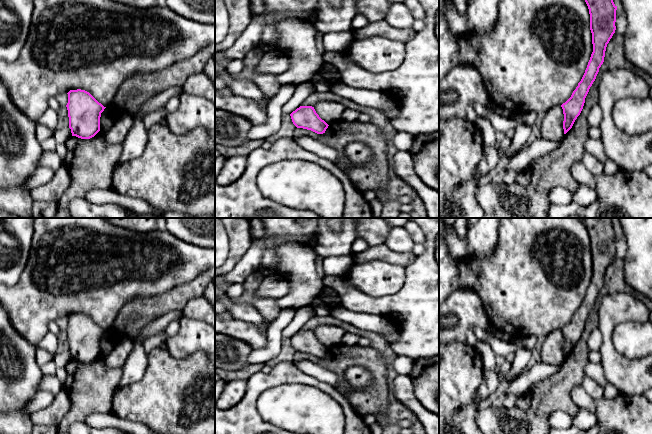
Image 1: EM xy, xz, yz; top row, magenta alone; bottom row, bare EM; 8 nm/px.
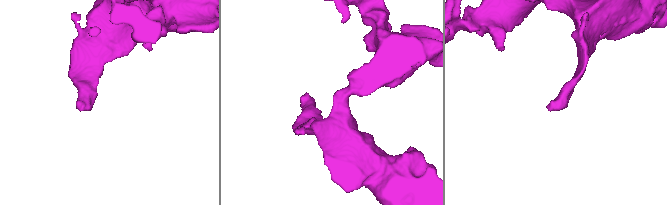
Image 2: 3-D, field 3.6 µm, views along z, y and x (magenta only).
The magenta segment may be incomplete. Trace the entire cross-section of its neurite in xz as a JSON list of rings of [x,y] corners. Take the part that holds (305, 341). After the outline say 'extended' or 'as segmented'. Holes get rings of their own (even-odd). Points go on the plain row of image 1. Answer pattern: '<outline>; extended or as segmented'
[[[300,330],[291,338],[293,348],[297,352],[311,354],[317,358],[325,357],[328,348],[322,344],[312,330]]]; as segmented

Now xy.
[[[70,314],[67,318],[66,331],[72,360],[81,363],[94,361],[100,355],[101,337],[106,331],[85,314]]]; as segmented

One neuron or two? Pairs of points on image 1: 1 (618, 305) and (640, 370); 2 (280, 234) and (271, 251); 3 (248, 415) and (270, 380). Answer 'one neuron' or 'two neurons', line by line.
1: one neuron
2: one neuron
3: one neuron

